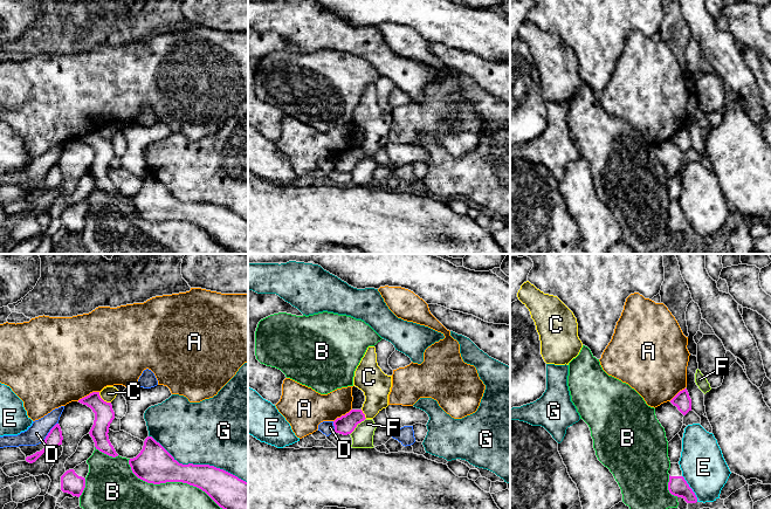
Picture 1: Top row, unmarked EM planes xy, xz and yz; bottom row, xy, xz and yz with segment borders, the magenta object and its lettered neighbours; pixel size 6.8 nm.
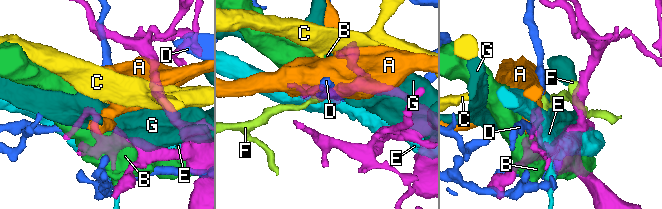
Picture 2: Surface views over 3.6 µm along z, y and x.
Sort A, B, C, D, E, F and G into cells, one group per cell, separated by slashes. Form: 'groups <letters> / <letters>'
groups A / B / C / D / E / F / G

